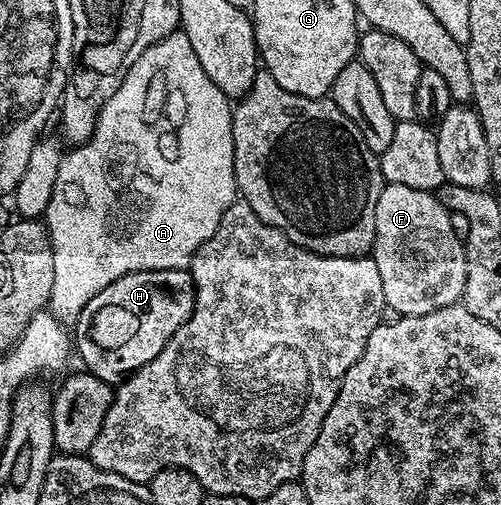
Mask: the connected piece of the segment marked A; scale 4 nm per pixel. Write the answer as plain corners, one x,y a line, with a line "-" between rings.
179,30
168,34
168,38
164,38
152,46
148,46
148,50
144,50
144,54
140,54
140,58
136,58
136,62
128,70
124,82
120,82
120,90
116,90
116,94
112,94
112,98
108,98
108,102
104,102
104,106
100,110
100,118
94,127
92,138
88,142
71,147
62,157
62,161
58,167
58,173
56,174
56,190
52,194
52,202
48,202
48,210
44,217
46,232
50,235
50,245
52,246
52,294
50,295
50,303
48,305
49,312
54,315
61,324
74,326
77,325
84,306
88,306
88,302
92,302
92,298
96,298
96,294
100,294
100,290
104,290
104,286
112,286
112,282
116,282
116,278
124,278
124,274
147,272
148,270
189,269
196,250
200,250
200,246
204,246
204,242
208,242
208,238
212,238
212,234
216,234
216,230
222,224
222,219
228,210
228,206
234,204
237,196
238,183
234,177
234,139
232,138
231,97
226,96
224,90
220,90
220,86
216,86
216,82
212,82
212,78
208,78
208,74
204,74
204,66
200,66
200,58
196,58
196,50
192,50
192,42
188,42
185,32

